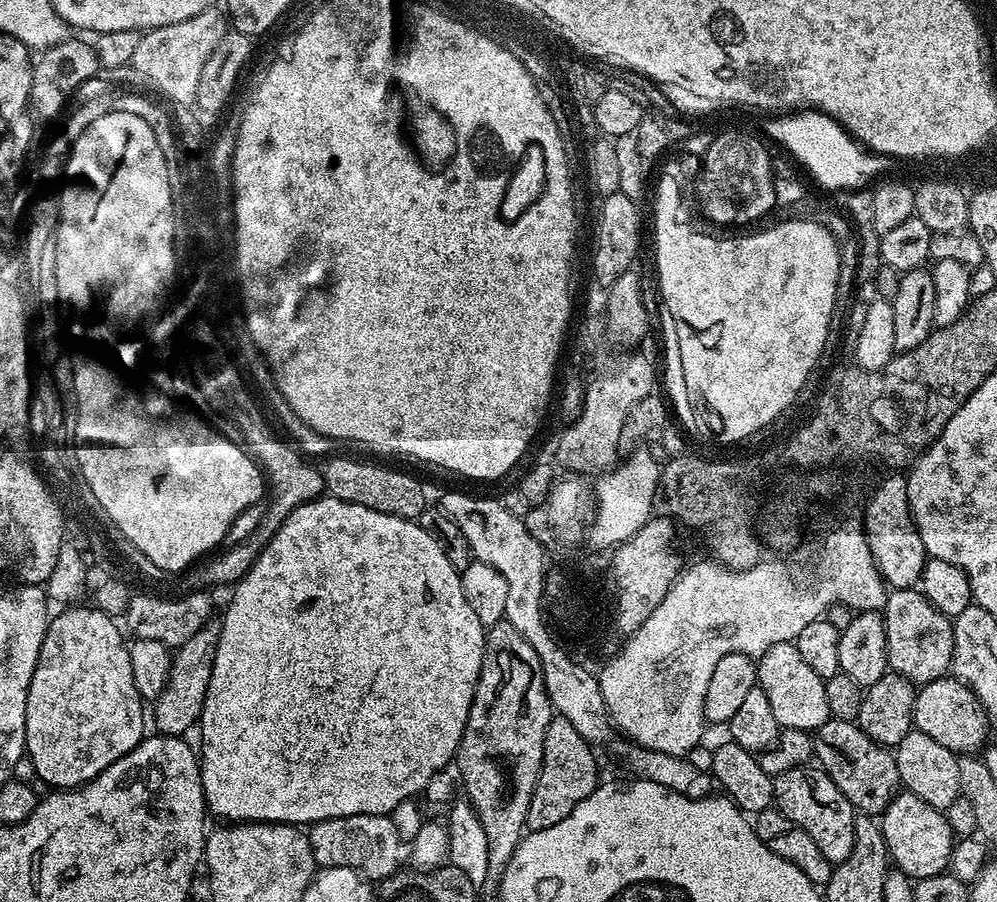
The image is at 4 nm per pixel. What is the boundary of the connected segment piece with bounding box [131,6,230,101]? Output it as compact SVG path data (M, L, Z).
M220 6L202 10L202 14L194 14L194 18L186 18L186 22L174 22L170 26L149 28L141 35L138 46L134 46L131 67L133 69L137 68L162 95L167 96L169 101L174 101L176 98L188 100L189 97L194 96L200 68L206 66L210 54L214 54L218 42L222 42L222 38L229 30L230 21L225 9Z

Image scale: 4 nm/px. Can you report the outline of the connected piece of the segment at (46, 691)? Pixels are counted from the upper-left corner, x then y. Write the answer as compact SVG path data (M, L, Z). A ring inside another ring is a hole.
M68 606L65 612L56 612L55 615L51 617L48 623L48 629L46 630L46 638L42 638L42 650L38 654L38 662L34 666L34 678L30 678L30 690L26 694L26 738L24 739L24 747L26 749L26 754L34 762L34 770L36 771L36 780L39 783L49 784L47 787L52 790L71 790L80 787L82 784L87 784L88 781L95 778L98 774L102 774L102 770L106 770L106 766L110 766L114 762L118 762L118 758L122 758L126 754L130 754L130 750L134 750L138 745L140 745L141 740L144 739L146 735L146 729L144 729L144 707L146 707L145 701L138 694L138 686L134 686L134 670L130 670L130 654L128 653L129 645L124 644L125 633L122 631L120 633L120 628L113 617L108 616L106 613L101 612L99 608L95 606L89 606L89 608L76 608L80 606Z

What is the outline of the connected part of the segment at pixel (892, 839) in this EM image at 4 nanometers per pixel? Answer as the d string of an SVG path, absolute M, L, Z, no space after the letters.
M904 790L891 800L882 813L882 827L891 863L913 881L943 873L951 865L954 837L947 815L914 793Z

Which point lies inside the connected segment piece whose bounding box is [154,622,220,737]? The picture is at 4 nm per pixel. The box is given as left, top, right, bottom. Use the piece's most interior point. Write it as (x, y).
(179, 705)

